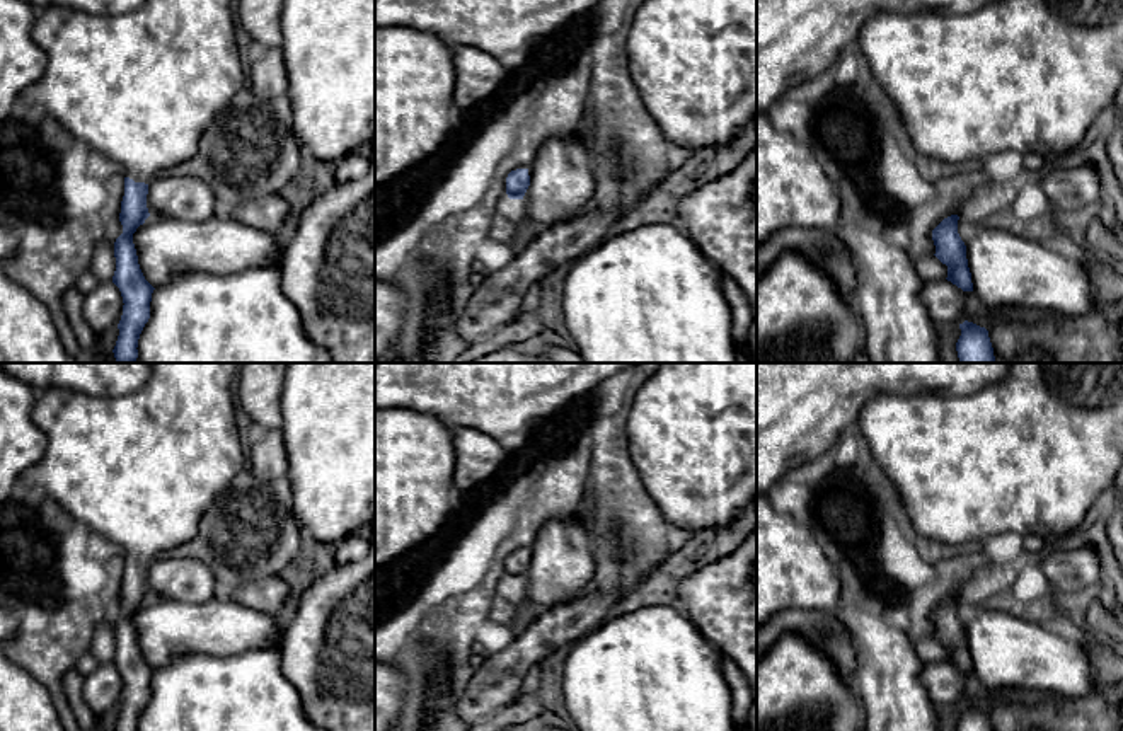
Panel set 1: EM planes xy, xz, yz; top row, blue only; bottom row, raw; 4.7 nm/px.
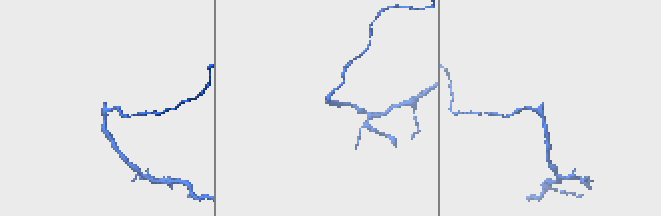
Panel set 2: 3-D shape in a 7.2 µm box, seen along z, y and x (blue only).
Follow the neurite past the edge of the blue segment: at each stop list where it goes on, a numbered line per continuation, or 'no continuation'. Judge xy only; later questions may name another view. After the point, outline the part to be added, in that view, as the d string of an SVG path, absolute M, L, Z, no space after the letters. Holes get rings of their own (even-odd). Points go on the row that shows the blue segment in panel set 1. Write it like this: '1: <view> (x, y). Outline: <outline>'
1: xy (140, 87). Outline: M147 0L140 9L118 15L43 9L36 15L32 39L46 53L48 65L19 97L17 116L41 106L44 118L58 121L75 145L121 164L124 177L150 184L169 167L196 155L204 130L244 85L235 26L235 0Z

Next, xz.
no continuation

